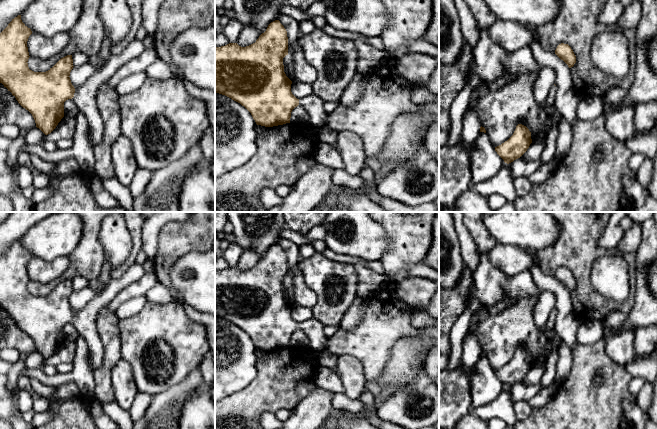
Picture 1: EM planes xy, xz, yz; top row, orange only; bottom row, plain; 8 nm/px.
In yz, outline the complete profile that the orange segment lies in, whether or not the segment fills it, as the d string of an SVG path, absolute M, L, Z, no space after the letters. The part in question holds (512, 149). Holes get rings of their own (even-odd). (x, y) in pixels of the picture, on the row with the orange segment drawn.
M518 124L513 135L501 145L495 147L497 154L509 164L520 158L532 143L531 132L529 129Z

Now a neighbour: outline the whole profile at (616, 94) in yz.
M621 87L612 88L608 93L603 97L603 100L608 103L615 103L624 98L626 91Z

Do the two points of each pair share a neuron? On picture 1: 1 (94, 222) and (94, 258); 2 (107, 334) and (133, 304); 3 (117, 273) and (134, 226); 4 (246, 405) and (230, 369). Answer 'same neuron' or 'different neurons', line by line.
1: same neuron
2: different neurons
3: same neuron
4: different neurons

